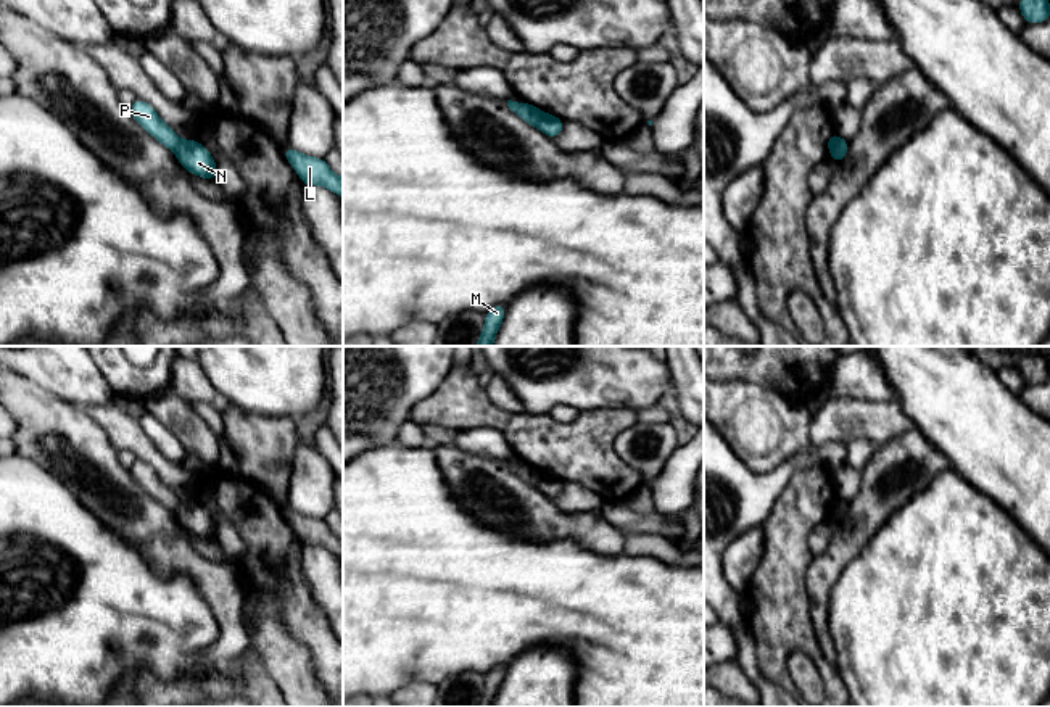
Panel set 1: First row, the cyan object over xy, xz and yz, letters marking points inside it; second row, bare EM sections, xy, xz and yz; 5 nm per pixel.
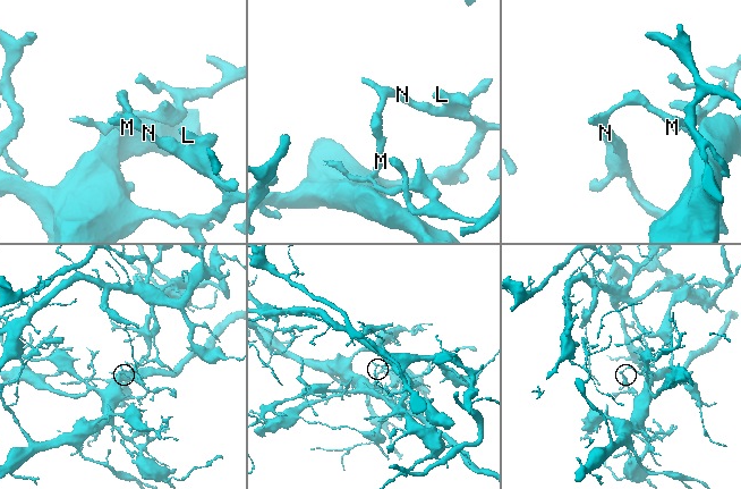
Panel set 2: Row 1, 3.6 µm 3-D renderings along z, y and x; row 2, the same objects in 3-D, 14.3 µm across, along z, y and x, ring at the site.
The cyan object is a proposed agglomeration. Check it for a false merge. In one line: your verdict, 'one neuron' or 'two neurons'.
two neurons

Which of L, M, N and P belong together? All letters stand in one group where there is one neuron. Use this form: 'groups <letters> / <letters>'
groups L N / M P

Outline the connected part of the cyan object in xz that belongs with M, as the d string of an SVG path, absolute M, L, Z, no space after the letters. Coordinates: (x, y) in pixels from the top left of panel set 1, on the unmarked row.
M496 665L485 675L485 688L475 707L493 707L493 699L496 697L504 676L506 676L506 665Z

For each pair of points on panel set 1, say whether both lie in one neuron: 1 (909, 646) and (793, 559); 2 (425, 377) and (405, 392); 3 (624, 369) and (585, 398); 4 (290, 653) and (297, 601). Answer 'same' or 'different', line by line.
1: different
2: same
3: same
4: different

